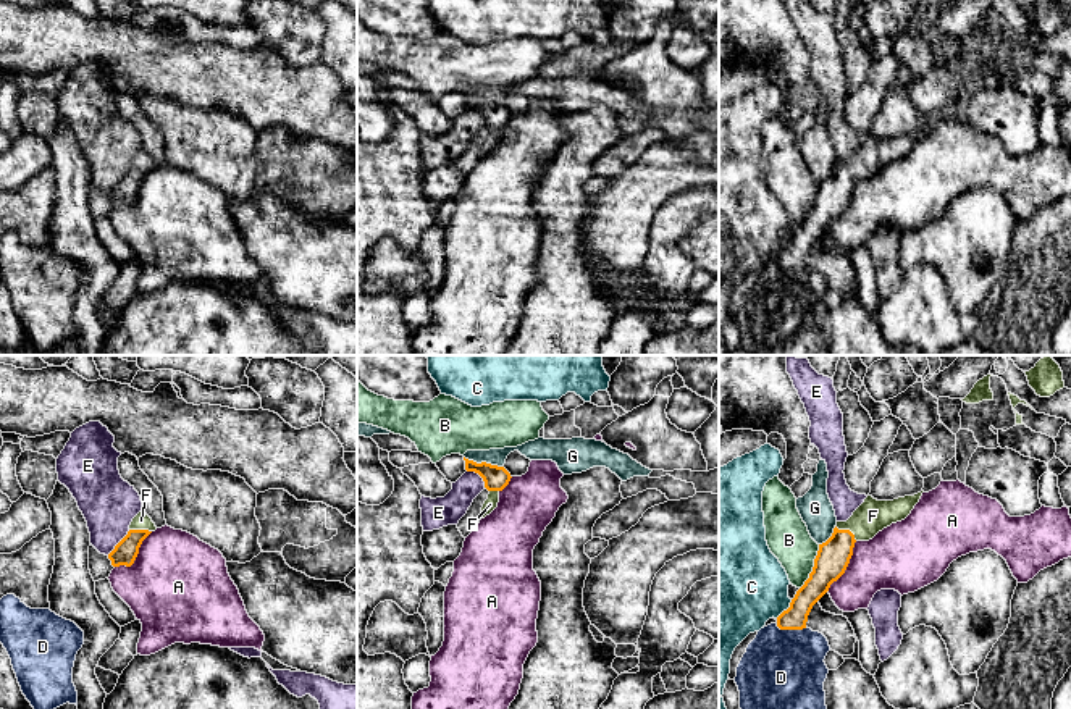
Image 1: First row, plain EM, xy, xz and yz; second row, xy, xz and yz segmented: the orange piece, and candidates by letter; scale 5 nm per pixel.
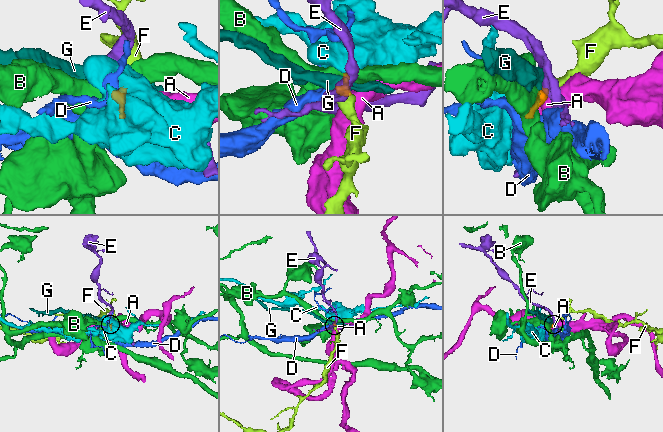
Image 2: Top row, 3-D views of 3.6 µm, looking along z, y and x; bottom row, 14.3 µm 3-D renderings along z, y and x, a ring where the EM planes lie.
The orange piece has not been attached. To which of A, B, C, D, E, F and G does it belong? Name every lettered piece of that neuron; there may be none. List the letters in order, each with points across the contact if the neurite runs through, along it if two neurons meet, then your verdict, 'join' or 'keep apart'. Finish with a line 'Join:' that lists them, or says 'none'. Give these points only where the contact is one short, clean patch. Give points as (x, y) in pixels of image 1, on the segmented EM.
A: border yz (856, 541), (847, 569), (827, 590); keep apart
B: border yz (819, 545), (810, 577), (800, 588); keep apart
C: border yz (792, 599), (776, 617); keep apart
D: border yz (776, 624), (781, 629), (806, 627); keep apart
E: border xy (130, 530), (107, 554); keep apart
F: way yz (832, 559), (847, 530), (861, 527), (873, 516); join
G: border xz (464, 456), (477, 462), (503, 467); keep apart
Join: F

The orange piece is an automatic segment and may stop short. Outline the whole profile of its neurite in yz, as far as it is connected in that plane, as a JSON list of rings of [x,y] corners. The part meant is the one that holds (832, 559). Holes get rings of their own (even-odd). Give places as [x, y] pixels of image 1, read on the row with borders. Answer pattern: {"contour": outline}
{"contour": [[[924,491],[893,501],[867,496],[846,522],[837,522],[832,536],[819,544],[813,572],[796,591],[790,607],[777,617],[780,630],[806,628],[813,606],[829,591],[846,570],[856,541],[869,541],[892,523],[905,520]]]}

